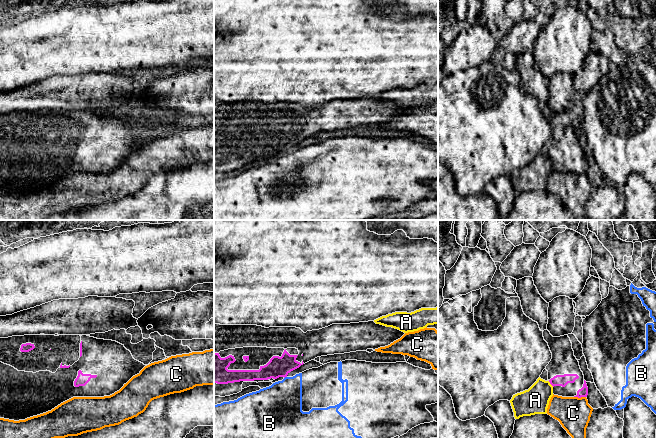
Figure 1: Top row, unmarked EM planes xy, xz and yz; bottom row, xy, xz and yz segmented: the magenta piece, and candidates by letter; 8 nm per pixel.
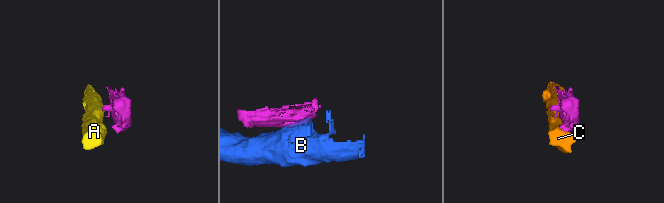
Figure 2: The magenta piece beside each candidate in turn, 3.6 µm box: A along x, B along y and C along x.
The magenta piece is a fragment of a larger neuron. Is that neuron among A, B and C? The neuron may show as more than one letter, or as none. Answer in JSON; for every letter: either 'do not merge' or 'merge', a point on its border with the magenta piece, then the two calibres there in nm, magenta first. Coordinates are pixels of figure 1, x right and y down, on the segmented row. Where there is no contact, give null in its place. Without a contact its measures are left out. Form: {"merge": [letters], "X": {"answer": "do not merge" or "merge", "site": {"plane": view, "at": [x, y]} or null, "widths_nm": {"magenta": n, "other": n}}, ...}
{"merge": [], "A": {"answer": "do not merge", "site": {"plane": "yz", "at": [551, 384]}, "widths_nm": {"magenta": 100, "other": 220}}, "B": {"answer": "do not merge", "site": {"plane": "xz", "at": [285, 376]}, "widths_nm": {"magenta": 160, "other": 360}}, "C": {"answer": "do not merge", "site": {"plane": "yz", "at": [580, 397]}, "widths_nm": {"magenta": 80, "other": 260}}}

